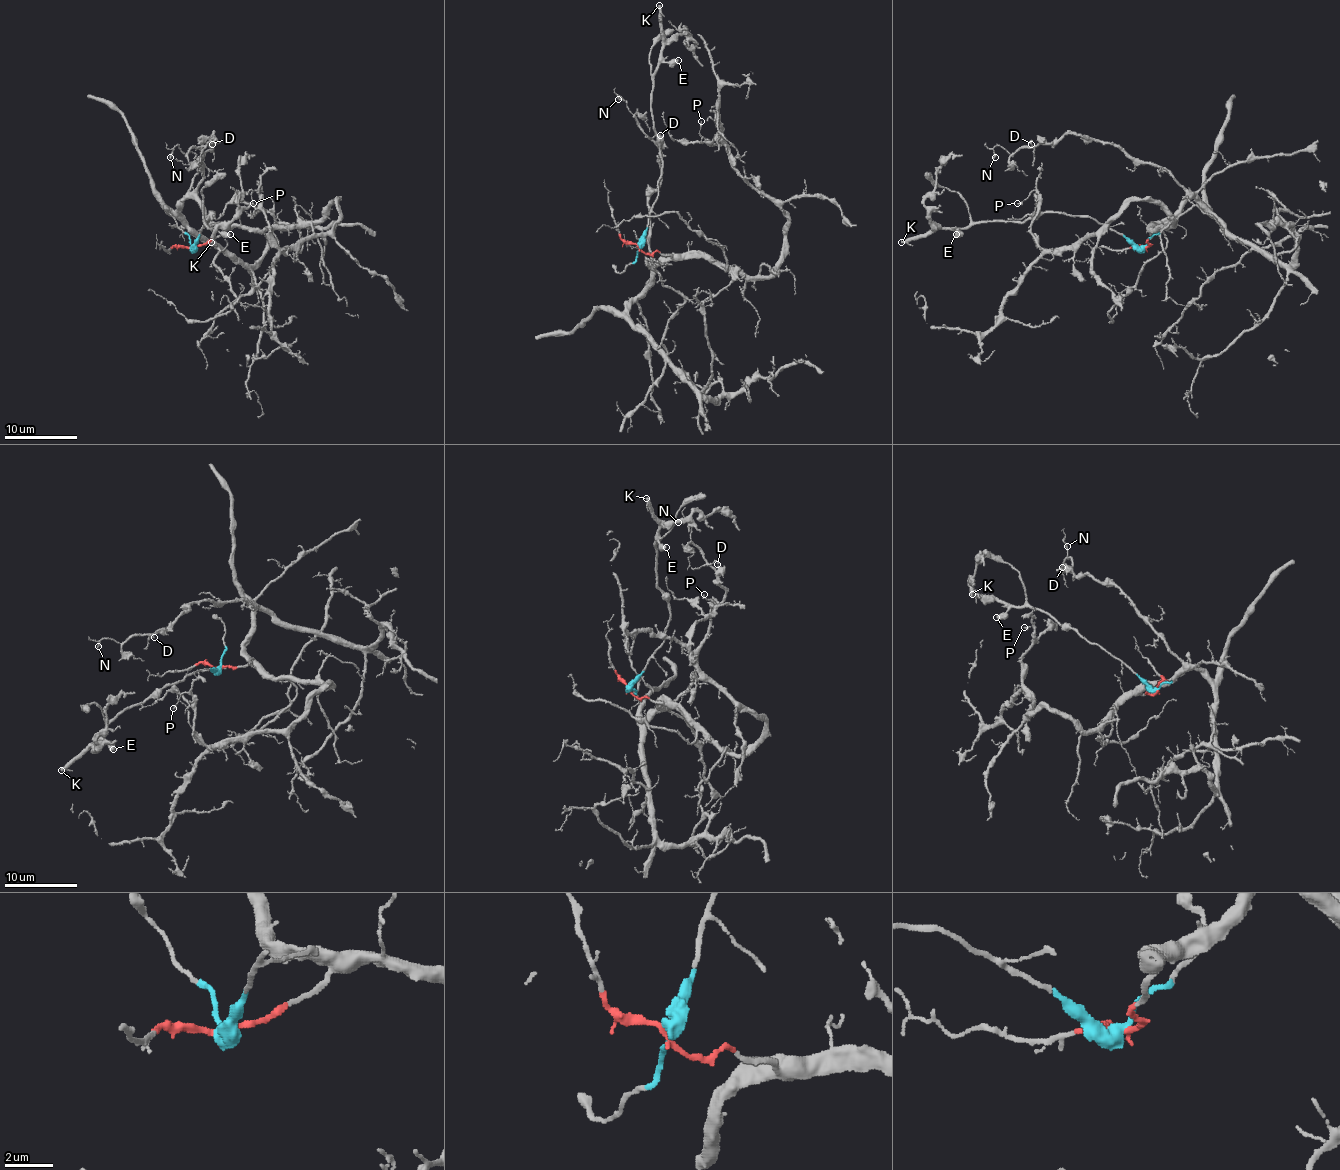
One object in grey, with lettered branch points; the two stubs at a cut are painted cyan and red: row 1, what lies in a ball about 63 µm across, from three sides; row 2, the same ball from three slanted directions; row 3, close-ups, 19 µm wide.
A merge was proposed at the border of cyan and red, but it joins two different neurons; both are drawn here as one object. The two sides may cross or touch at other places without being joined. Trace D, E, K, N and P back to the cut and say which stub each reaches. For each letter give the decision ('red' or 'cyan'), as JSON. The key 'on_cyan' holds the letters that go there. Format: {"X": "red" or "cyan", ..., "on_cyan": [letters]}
{"D": "red", "E": "cyan", "K": "cyan", "N": "red", "P": "red", "on_cyan": ["E", "K"]}

